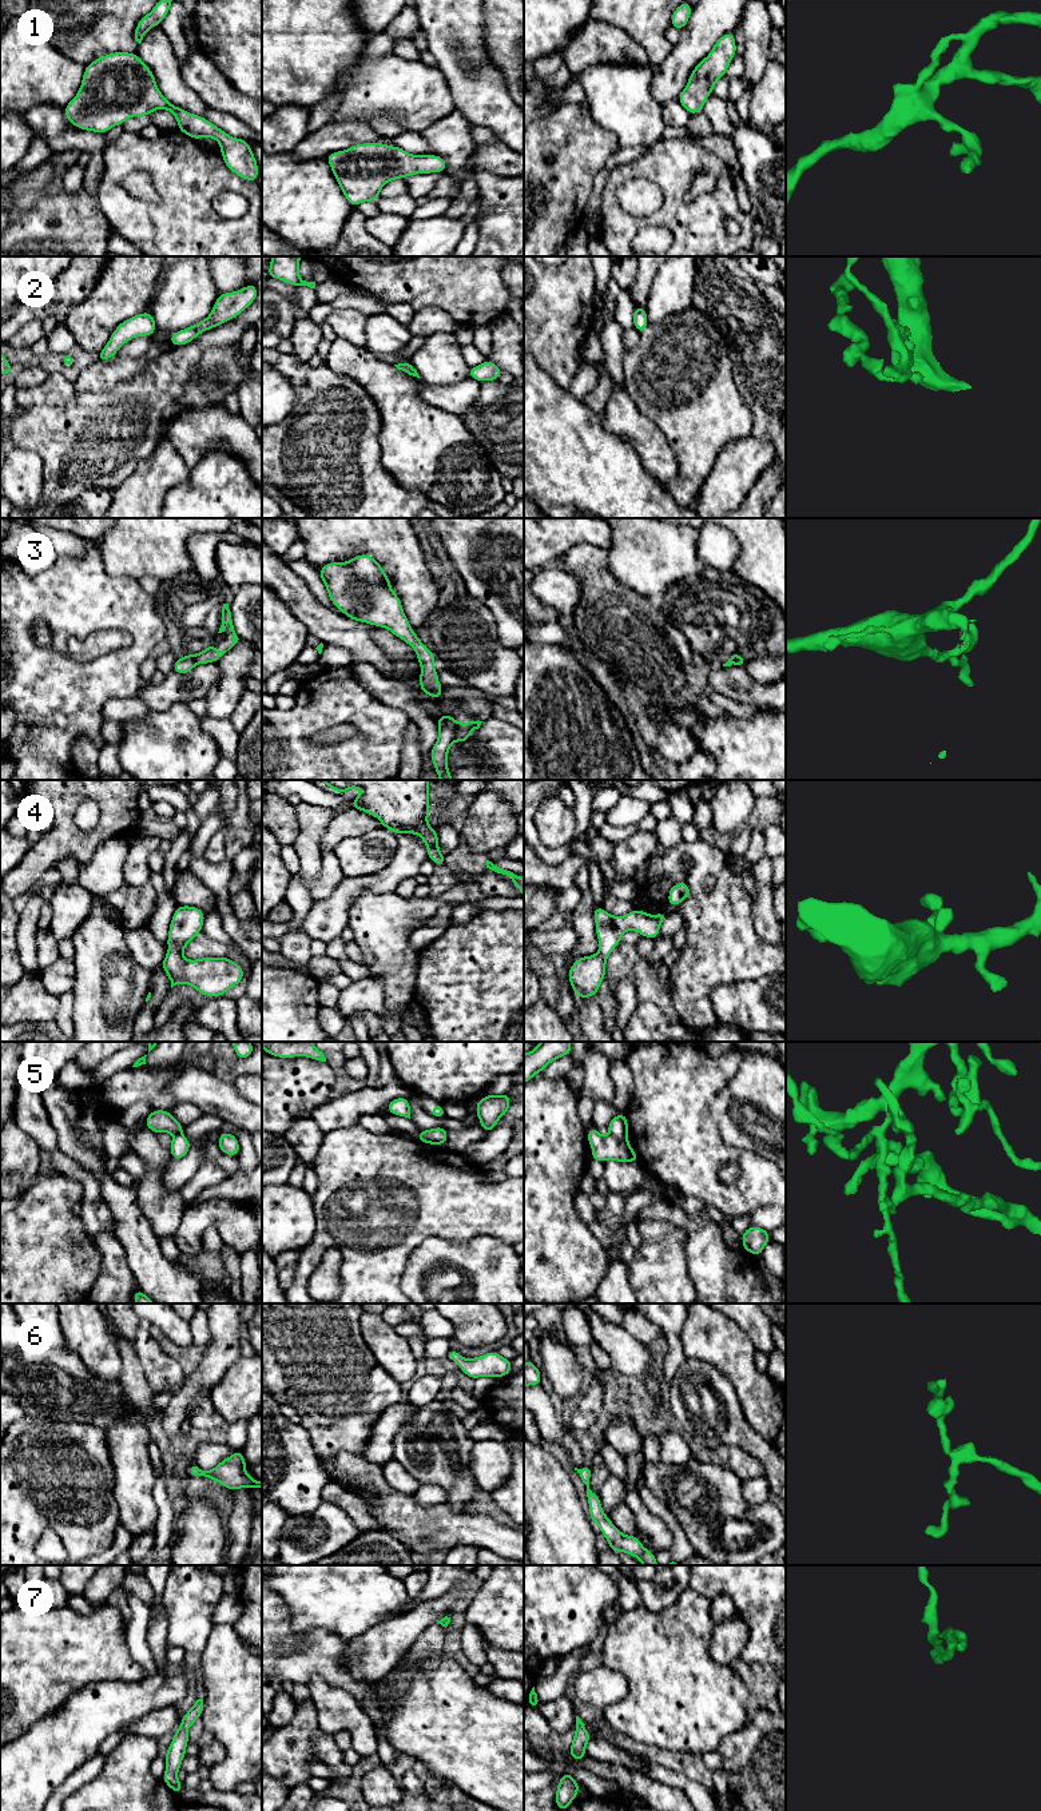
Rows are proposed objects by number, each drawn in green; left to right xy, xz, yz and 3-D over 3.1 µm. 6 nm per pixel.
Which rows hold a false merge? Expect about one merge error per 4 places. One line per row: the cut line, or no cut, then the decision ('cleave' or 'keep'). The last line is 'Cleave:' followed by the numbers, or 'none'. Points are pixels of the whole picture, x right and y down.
1: no cut; keep
2: no cut; keep
3: cut in xz along (457, 723), (455, 740); cleave
4: no cut; keep
5: cut in yz along (610, 1133), (619, 1139), (627, 1141); cleave
6: no cut; keep
7: no cut; keep
Cleave: 3, 5

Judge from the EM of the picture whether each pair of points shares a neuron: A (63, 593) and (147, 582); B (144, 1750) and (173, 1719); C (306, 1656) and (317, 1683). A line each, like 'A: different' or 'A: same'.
A: different
B: different
C: different

